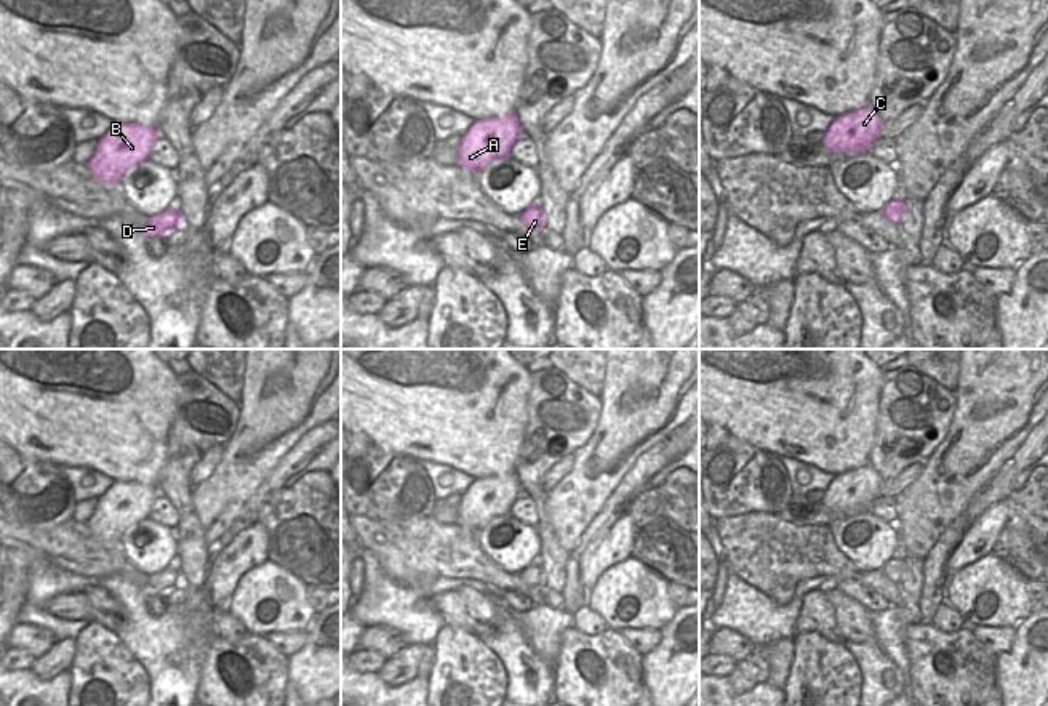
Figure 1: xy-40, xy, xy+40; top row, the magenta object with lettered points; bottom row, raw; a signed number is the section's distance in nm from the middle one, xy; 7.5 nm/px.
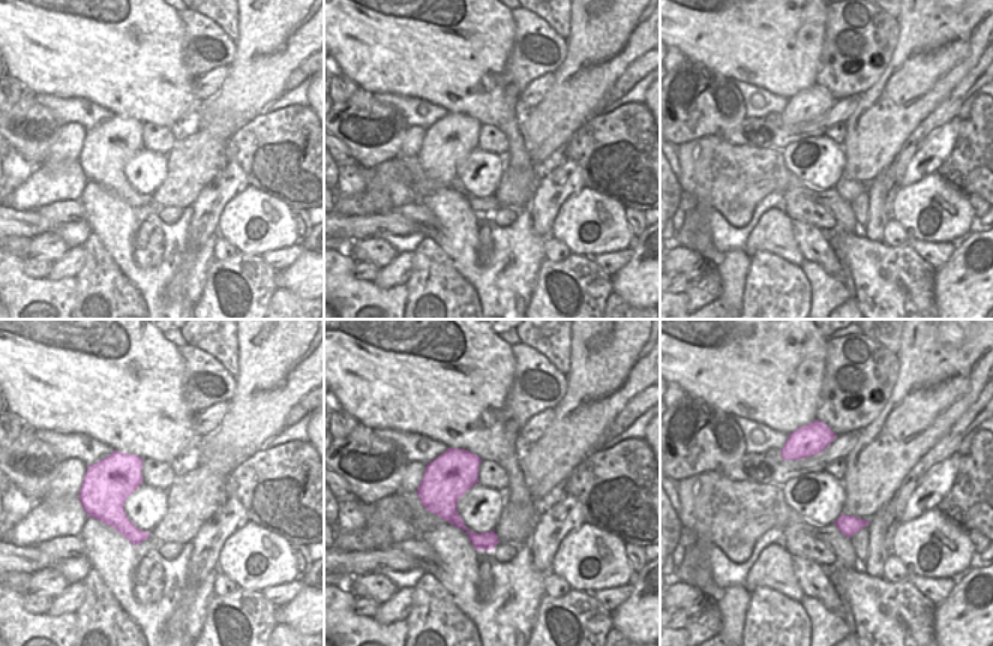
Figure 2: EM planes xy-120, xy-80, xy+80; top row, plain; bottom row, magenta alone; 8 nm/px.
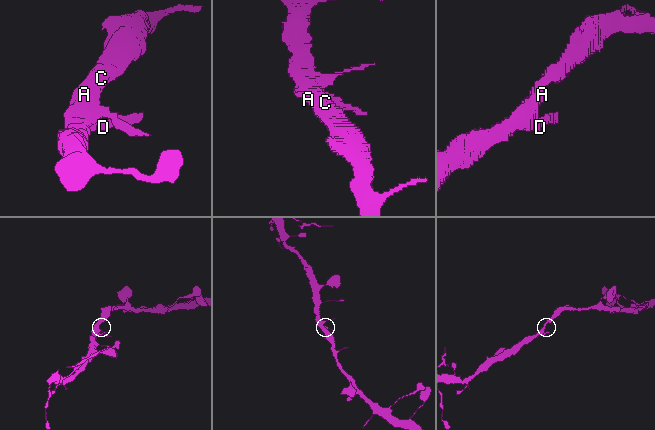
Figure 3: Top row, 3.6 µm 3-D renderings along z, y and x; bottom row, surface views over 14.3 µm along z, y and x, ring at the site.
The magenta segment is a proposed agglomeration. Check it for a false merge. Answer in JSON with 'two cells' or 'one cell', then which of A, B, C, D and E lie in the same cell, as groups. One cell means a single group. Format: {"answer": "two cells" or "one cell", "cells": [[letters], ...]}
{"answer": "one cell", "cells": [["A", "B", "C", "D", "E"]]}

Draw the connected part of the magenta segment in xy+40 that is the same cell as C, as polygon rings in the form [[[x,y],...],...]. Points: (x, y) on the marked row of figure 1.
[[[870,104],[835,117],[822,138],[822,146],[834,154],[861,152],[872,147],[883,122]]]

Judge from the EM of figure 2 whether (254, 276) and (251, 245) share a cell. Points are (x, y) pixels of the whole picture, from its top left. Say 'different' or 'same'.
different

